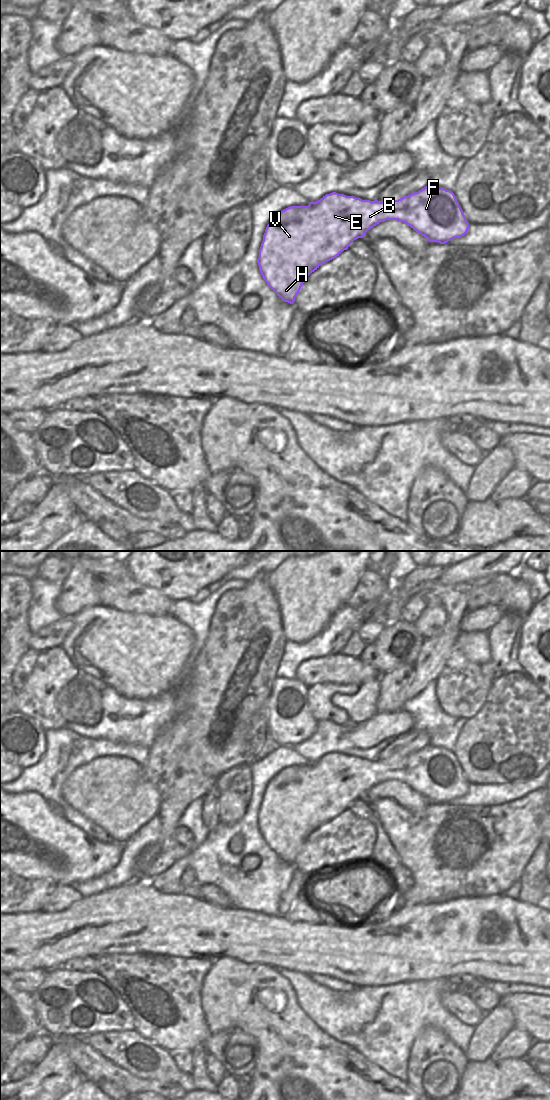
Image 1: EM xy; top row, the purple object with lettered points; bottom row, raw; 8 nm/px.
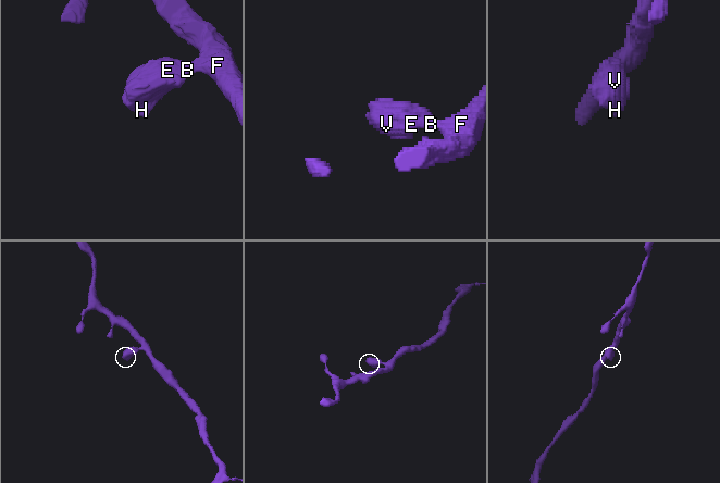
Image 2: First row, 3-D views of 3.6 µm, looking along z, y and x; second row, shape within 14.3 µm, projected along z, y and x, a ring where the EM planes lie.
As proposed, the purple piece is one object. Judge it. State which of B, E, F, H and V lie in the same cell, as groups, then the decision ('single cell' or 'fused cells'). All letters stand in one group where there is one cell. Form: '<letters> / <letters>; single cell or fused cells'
B E F H V; single cell

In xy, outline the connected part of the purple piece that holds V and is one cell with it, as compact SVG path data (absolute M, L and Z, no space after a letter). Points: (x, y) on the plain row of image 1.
M428 745L418 752L404 756L398 760L362 760L354 756L346 756L332 752L326 754L316 762L309 762L308 766L290 766L279 772L271 779L265 789L263 801L259 809L257 823L259 831L269 848L284 862L293 864L307 837L322 824L336 818L349 805L365 793L386 780L398 780L410 786L413 790L424 796L429 802L445 804L454 798L464 796L469 783L454 755L450 750Z

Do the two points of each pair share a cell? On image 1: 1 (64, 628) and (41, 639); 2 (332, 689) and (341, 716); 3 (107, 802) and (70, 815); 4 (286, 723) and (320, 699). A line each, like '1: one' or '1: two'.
1: one
2: one
3: two
4: two

